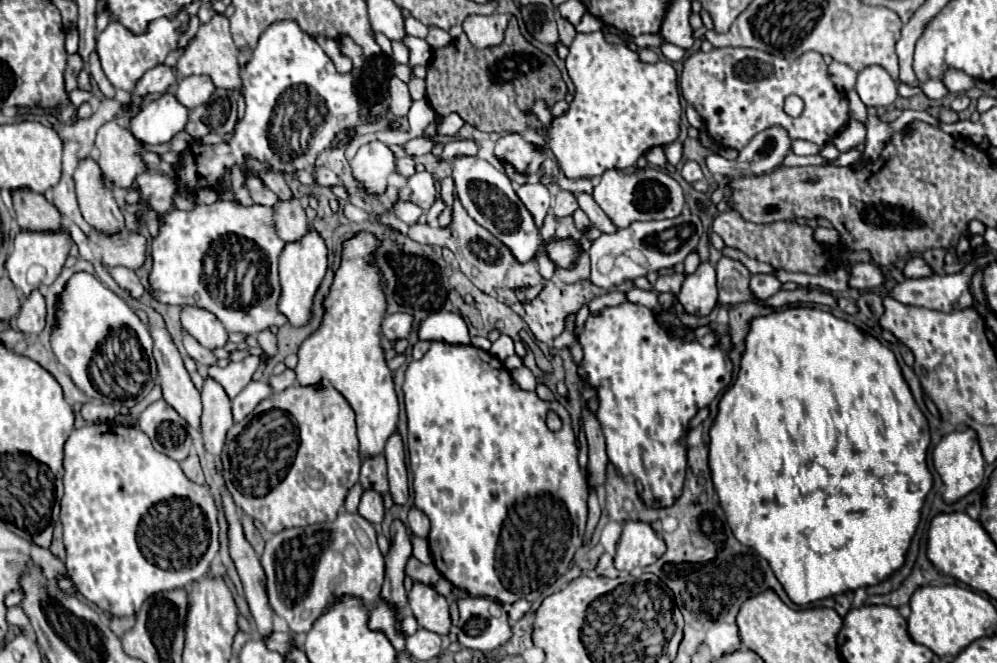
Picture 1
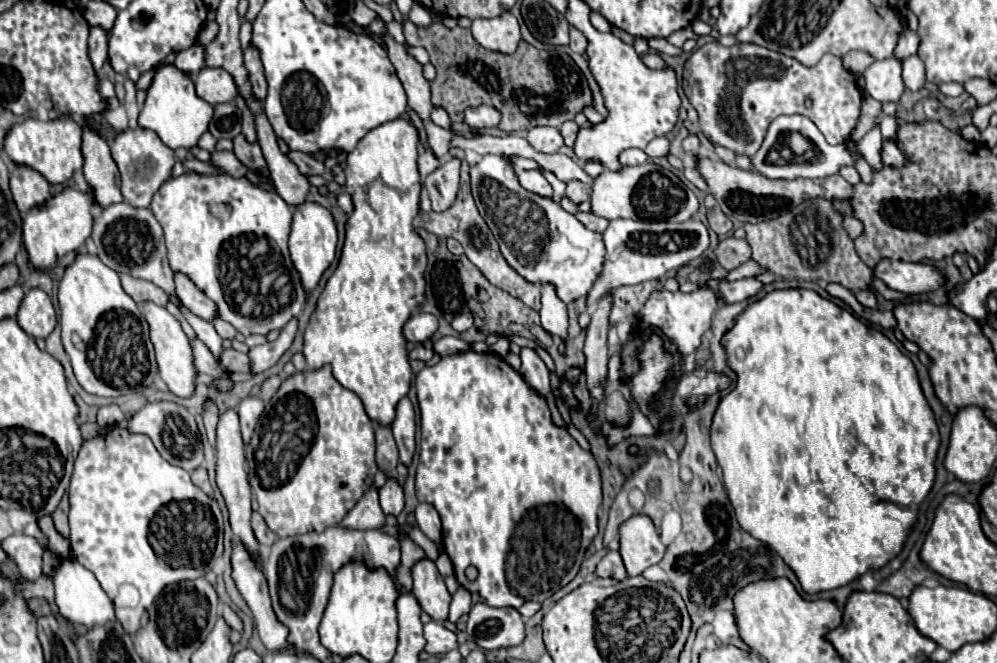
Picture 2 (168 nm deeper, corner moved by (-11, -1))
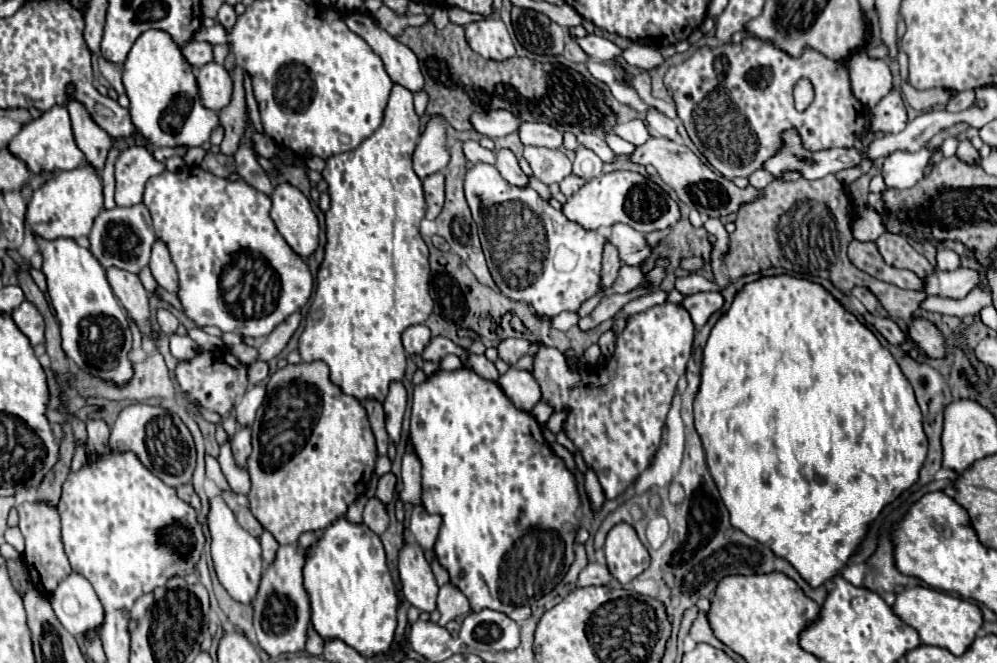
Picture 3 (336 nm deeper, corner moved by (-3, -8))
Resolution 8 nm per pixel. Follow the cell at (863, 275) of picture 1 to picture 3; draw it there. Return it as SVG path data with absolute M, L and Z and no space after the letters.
M957 269L953 273L935 271L925 279L925 289L929 295L941 295L951 299L963 299L971 289L979 287L981 277L975 269Z

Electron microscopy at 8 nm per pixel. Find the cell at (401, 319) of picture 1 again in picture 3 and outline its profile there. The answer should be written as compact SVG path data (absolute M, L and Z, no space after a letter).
M413 325L403 333L403 347L409 355L421 355L431 341L431 331L425 325Z

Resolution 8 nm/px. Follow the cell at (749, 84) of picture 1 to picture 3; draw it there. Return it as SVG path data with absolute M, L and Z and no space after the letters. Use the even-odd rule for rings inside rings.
M747 37L739 43L723 43L717 47L701 47L687 61L671 67L665 75L665 87L671 93L677 115L681 117L691 141L705 155L705 159L727 179L749 177L753 171L761 169L779 147L783 147L783 131L795 129L801 135L803 147L807 151L825 151L837 147L853 147L859 137L869 131L869 121L865 117L865 107L855 99L849 87L849 73L845 63L827 59L819 51L803 51L799 59L779 51L773 43L763 39ZM799 79L809 79L815 91L813 103L799 113L793 105L793 87Z

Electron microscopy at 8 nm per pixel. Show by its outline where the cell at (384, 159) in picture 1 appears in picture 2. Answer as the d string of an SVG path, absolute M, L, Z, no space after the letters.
M397 118L367 132L357 148L349 152L345 166L345 190L353 196L355 210L347 220L347 236L339 266L319 296L317 308L305 330L303 348L311 370L319 370L321 366L331 364L337 382L361 398L365 412L373 422L387 424L387 428L393 424L395 408L399 400L407 396L411 384L411 366L407 360L405 336L401 328L411 312L425 300L423 270L427 266L427 254L423 240L413 232L411 226L419 212L421 192L421 178L417 172L417 144L419 138L415 128L407 120Z

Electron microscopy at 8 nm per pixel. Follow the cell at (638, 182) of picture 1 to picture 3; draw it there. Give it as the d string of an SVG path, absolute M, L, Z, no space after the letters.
M613 171L587 181L575 195L567 199L561 211L567 219L581 223L585 229L599 229L599 227L611 227L615 223L627 223L641 233L649 233L655 229L671 227L679 221L677 203L659 185L633 171Z

